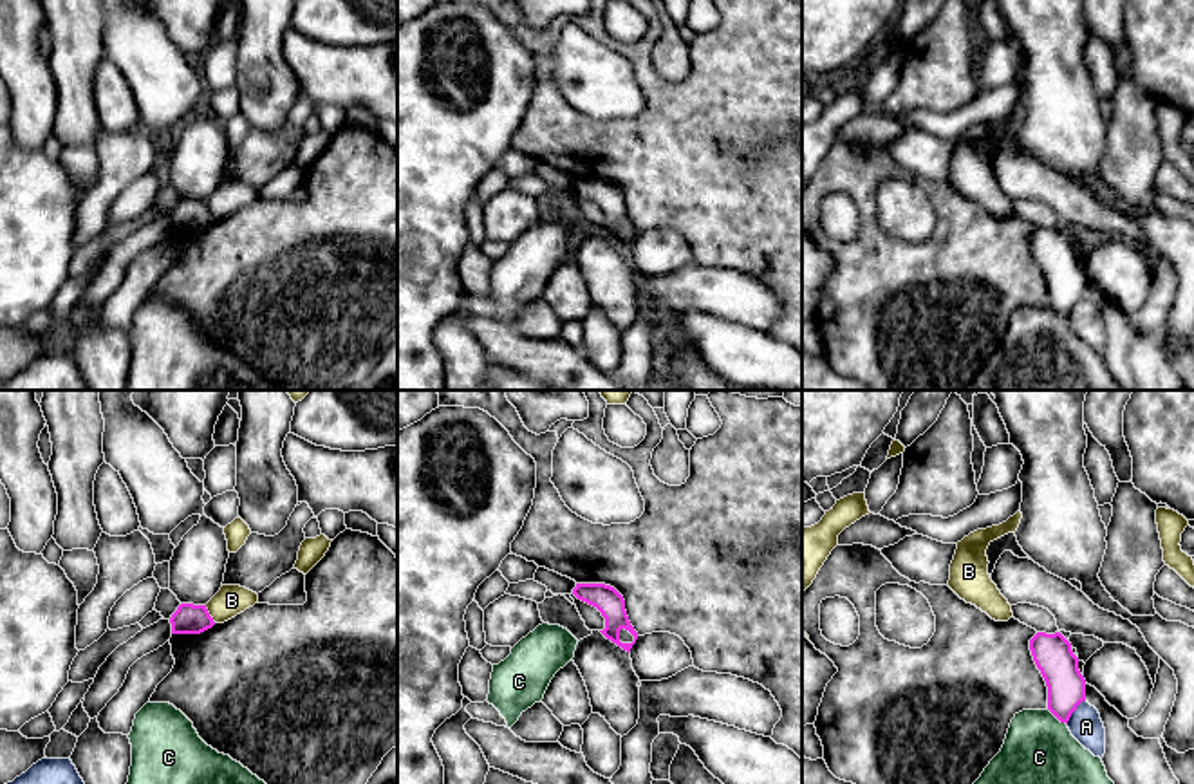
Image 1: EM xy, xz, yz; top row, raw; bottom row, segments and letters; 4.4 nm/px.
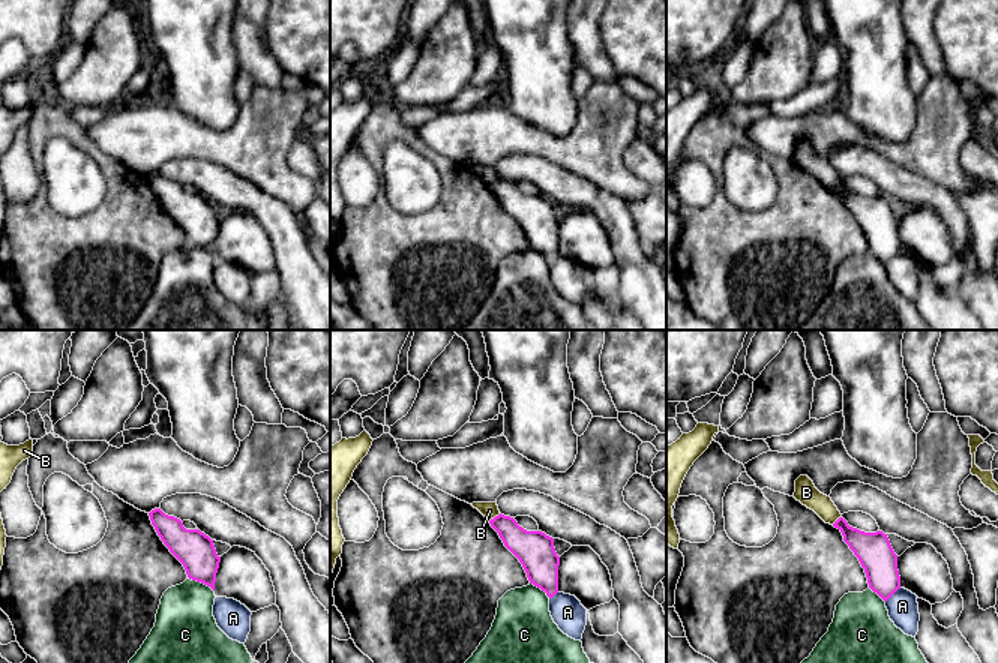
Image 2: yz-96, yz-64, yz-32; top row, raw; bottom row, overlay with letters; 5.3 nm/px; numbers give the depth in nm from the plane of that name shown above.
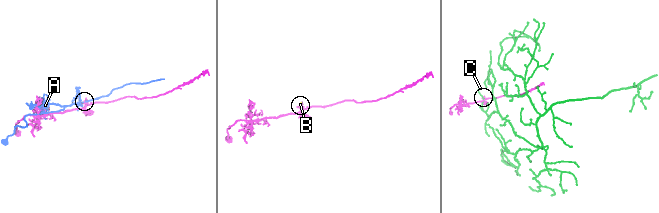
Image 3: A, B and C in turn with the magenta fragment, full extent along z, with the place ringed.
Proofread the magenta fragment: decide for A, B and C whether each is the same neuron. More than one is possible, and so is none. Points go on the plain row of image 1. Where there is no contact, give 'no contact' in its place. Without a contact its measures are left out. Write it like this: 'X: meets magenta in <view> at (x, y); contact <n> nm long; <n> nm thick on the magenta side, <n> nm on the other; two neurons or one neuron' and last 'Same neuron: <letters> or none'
A: meets magenta in yz at (1073, 306); contact 140 nm long; 180 nm thick on the magenta side, 150 nm on the other; two neurons
B: meets magenta in xy at (208, 210); contact 90 nm long; 140 nm thick on the magenta side, 140 nm on the other; two neurons
C: meets magenta in yz at (1057, 313); contact 120 nm long; 180 nm thick on the magenta side, 420 nm on the other; two neurons
Same neuron: none

